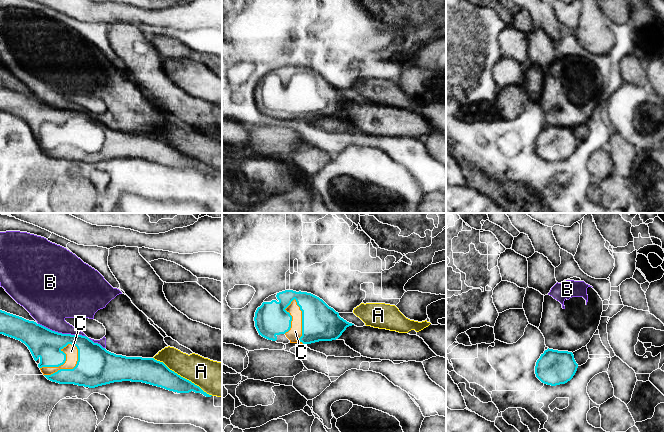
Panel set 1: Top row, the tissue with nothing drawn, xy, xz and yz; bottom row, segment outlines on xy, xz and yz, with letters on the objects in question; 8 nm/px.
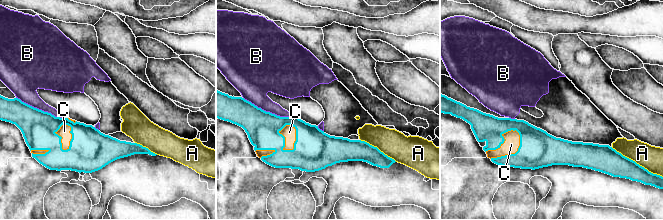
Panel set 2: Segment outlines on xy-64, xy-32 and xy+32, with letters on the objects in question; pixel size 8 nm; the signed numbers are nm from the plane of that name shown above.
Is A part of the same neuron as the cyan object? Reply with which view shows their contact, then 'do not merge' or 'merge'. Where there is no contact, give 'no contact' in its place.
xy | do not merge

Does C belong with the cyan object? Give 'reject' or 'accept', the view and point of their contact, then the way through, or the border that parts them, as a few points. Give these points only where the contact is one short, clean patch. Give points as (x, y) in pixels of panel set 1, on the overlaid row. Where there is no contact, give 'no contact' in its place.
accept; meets cyan in xy at (65, 360)

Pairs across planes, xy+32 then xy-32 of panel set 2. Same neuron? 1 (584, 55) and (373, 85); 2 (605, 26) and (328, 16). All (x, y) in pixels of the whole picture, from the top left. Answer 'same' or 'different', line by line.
1: same
2: same

